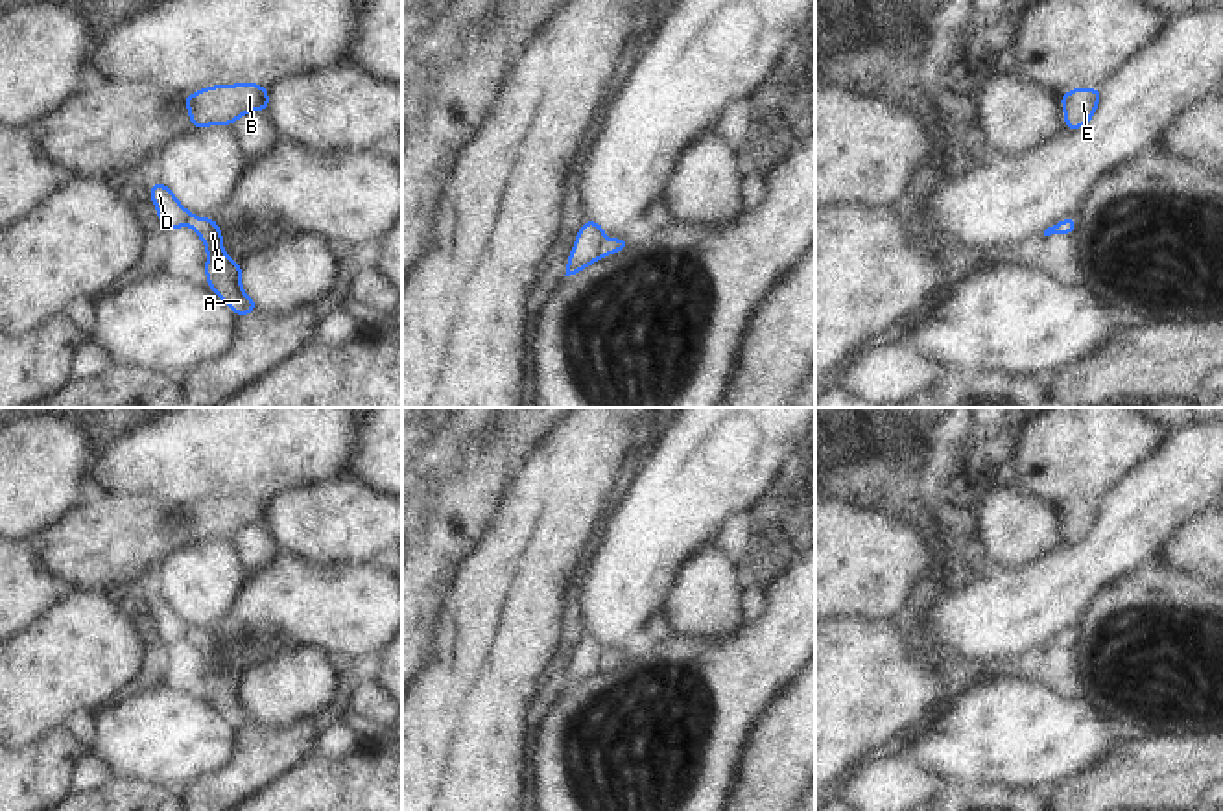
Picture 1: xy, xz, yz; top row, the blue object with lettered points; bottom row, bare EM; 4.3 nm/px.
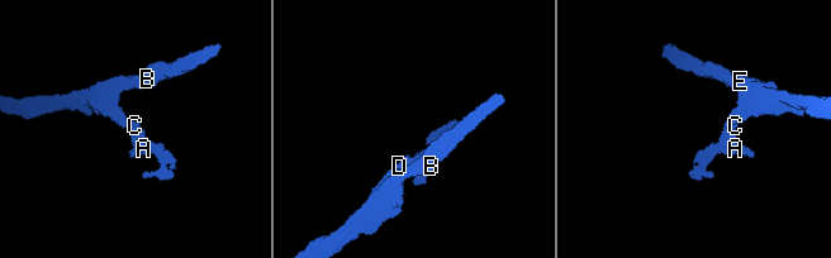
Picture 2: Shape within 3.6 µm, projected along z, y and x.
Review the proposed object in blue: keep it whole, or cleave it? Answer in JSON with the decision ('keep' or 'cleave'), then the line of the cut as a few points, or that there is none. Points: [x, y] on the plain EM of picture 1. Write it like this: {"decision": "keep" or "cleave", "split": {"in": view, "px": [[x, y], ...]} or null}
{"decision": "keep", "split": null}

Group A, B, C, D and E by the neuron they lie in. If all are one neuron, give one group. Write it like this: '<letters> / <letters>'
A B C D E

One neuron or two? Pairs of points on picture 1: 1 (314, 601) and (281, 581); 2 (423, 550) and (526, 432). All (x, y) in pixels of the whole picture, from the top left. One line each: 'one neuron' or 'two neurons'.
1: one neuron
2: one neuron

